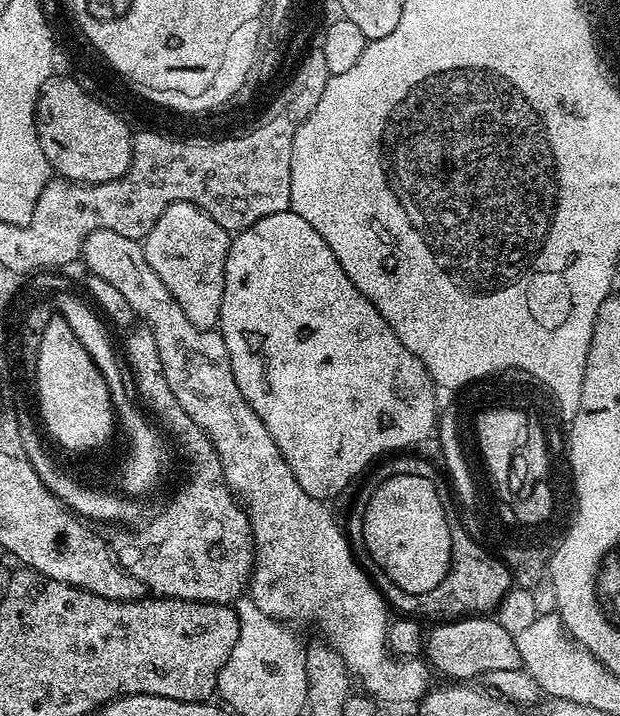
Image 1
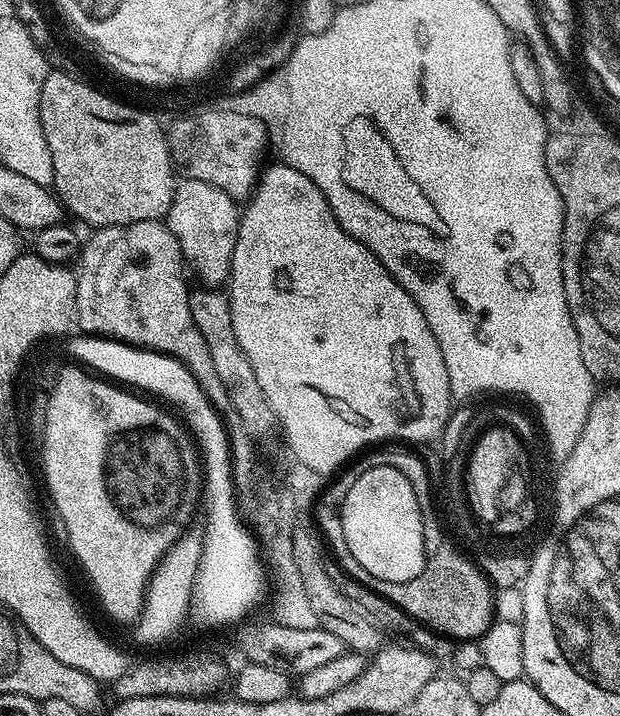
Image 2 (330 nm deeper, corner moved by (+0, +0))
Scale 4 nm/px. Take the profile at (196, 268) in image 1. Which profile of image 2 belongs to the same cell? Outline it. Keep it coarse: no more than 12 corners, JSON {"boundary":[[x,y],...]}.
{"boundary":[[177,183],[166,223],[201,285],[231,276],[241,215],[218,186]]}

